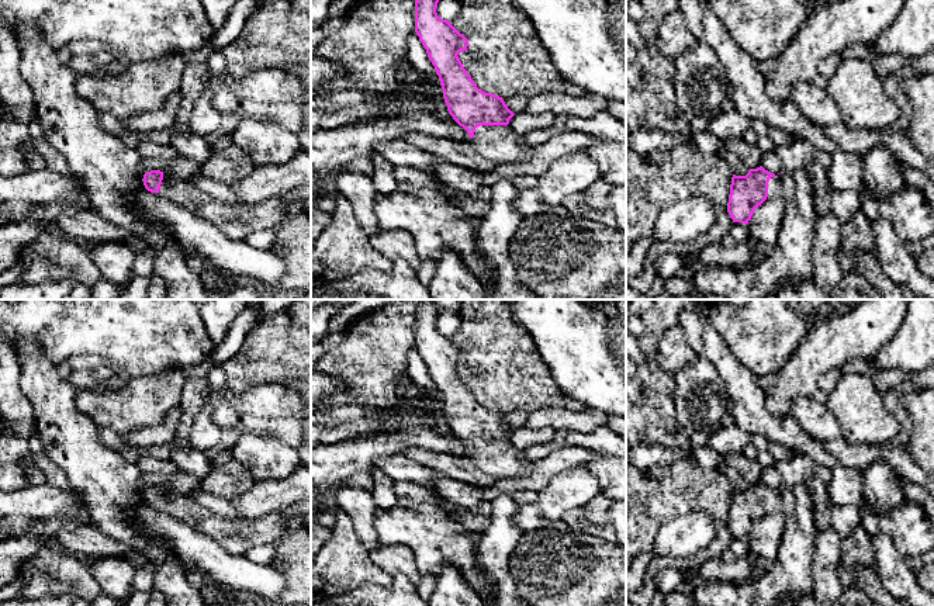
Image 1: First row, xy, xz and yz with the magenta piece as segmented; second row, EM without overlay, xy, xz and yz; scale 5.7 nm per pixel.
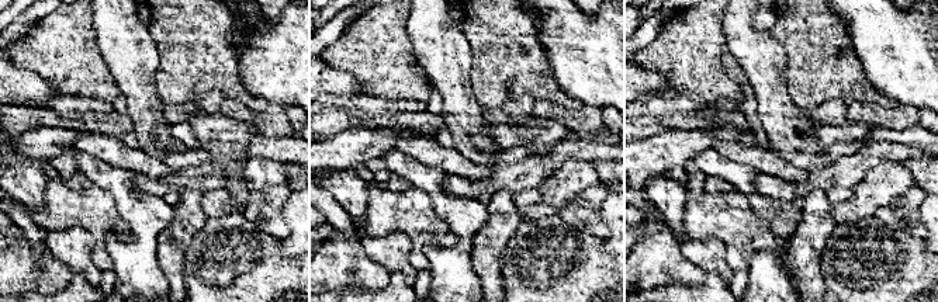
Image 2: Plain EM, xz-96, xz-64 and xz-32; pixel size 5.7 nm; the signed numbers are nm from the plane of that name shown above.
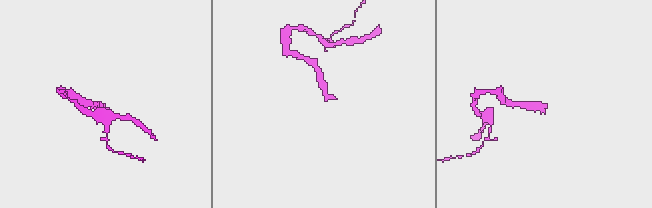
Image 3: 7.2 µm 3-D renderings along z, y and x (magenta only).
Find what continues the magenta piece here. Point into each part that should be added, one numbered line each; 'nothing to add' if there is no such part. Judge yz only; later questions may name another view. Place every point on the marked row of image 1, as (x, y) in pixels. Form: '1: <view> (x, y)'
1: yz (781, 186)

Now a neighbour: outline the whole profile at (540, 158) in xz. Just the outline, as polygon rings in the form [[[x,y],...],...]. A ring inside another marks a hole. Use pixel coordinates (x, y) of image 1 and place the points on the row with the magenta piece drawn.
[[[567,131],[550,138],[539,146],[532,146],[526,163],[499,163],[497,169],[490,173],[460,167],[436,156],[432,157],[432,165],[440,184],[471,195],[481,187],[492,187],[501,179],[512,179],[515,176],[539,177],[554,160],[567,153],[581,152],[598,141],[601,139],[589,134]]]

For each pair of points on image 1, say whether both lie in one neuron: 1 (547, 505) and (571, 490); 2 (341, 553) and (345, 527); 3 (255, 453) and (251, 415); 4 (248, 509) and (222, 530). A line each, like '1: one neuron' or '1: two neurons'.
1: one neuron
2: one neuron
3: two neurons
4: two neurons

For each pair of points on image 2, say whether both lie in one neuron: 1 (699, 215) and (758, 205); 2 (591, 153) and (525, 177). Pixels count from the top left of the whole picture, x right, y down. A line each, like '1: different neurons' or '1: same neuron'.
1: different neurons
2: same neuron

